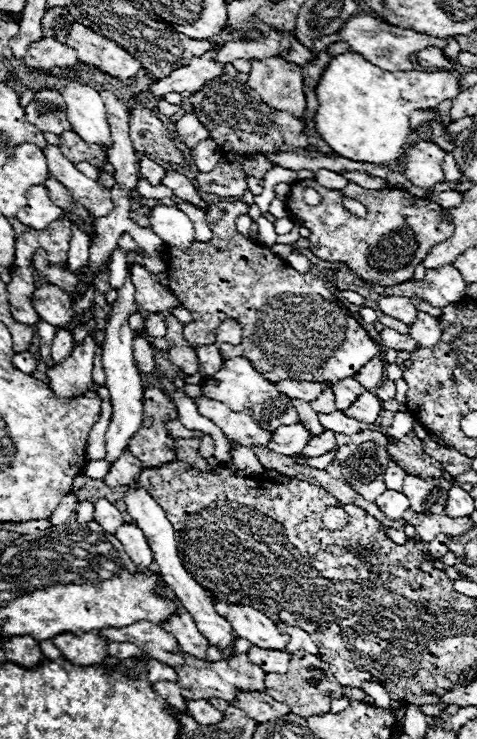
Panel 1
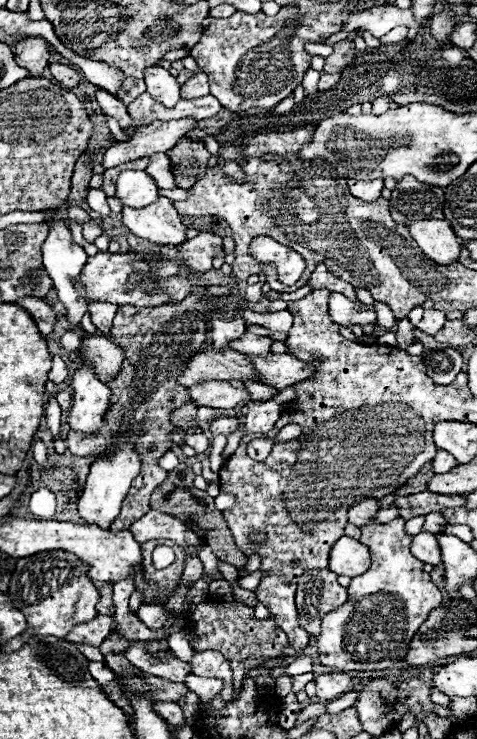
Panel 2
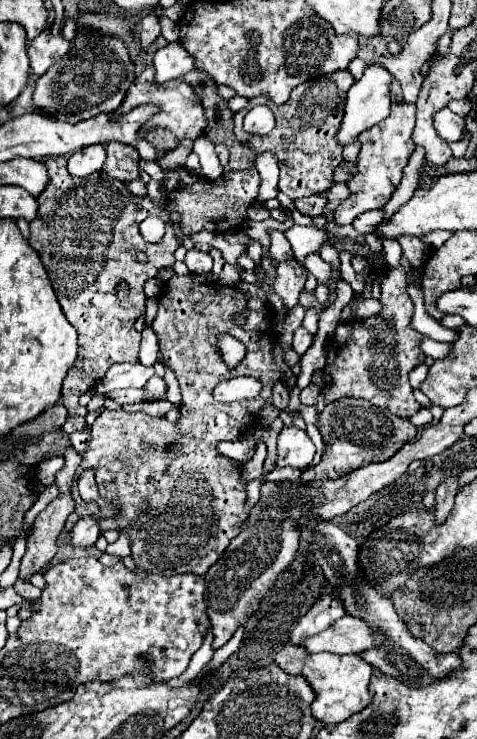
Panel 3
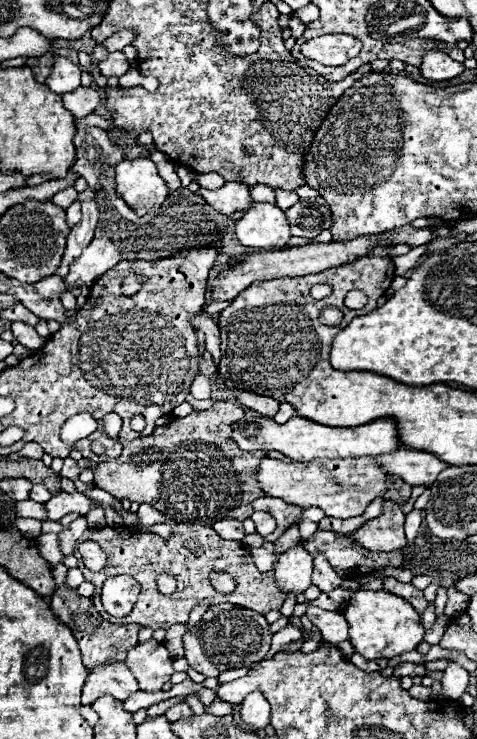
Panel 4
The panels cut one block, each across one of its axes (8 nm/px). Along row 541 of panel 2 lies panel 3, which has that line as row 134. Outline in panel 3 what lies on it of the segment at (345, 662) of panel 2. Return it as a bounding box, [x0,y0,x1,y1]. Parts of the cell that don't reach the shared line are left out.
[334,104,416,226]

